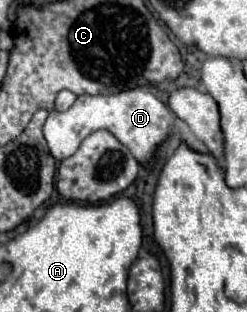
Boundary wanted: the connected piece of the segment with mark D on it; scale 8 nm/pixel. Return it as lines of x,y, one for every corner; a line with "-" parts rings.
142,88
124,90
110,96
78,96
78,100
66,112
50,110
42,132
44,132
44,140
48,144
50,154
56,160
64,160
78,150
80,142
88,134
102,128
110,130
132,152
138,164
144,166
146,170
154,168
156,164
154,154
160,148
160,144
168,136
178,134
174,114
168,110
168,106
162,104
152,92
146,92

